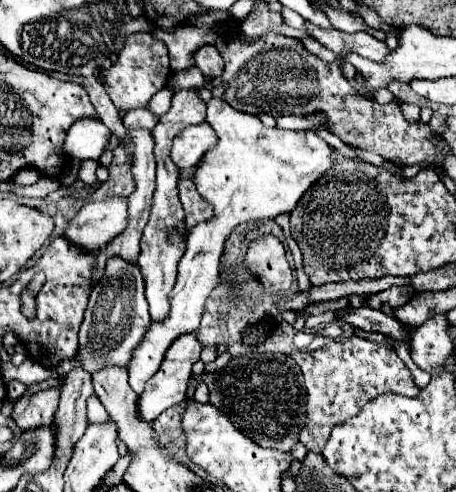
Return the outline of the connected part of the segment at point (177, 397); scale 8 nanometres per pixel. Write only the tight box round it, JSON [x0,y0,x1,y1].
[139,332,203,420]

